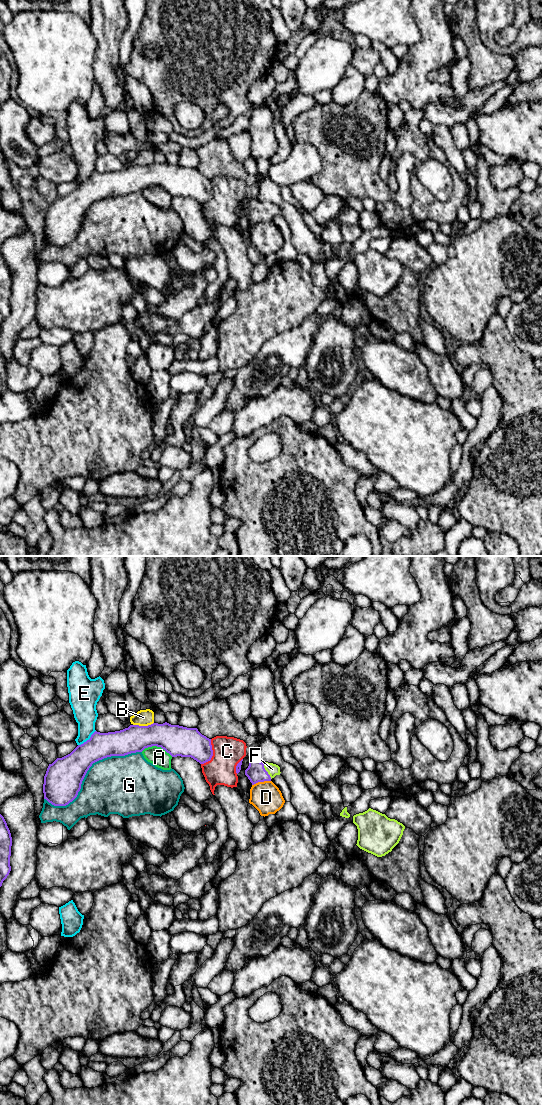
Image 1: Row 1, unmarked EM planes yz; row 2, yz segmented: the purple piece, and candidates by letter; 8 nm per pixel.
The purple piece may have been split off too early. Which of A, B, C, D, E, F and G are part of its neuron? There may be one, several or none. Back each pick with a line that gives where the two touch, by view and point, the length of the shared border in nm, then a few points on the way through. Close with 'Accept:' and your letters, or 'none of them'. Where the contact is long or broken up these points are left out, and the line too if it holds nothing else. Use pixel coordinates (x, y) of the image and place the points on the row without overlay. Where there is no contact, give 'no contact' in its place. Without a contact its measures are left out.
F: yz (266, 211) | 140 nm | across yz (255, 212), (266, 211), (272, 209)
Accept: F

